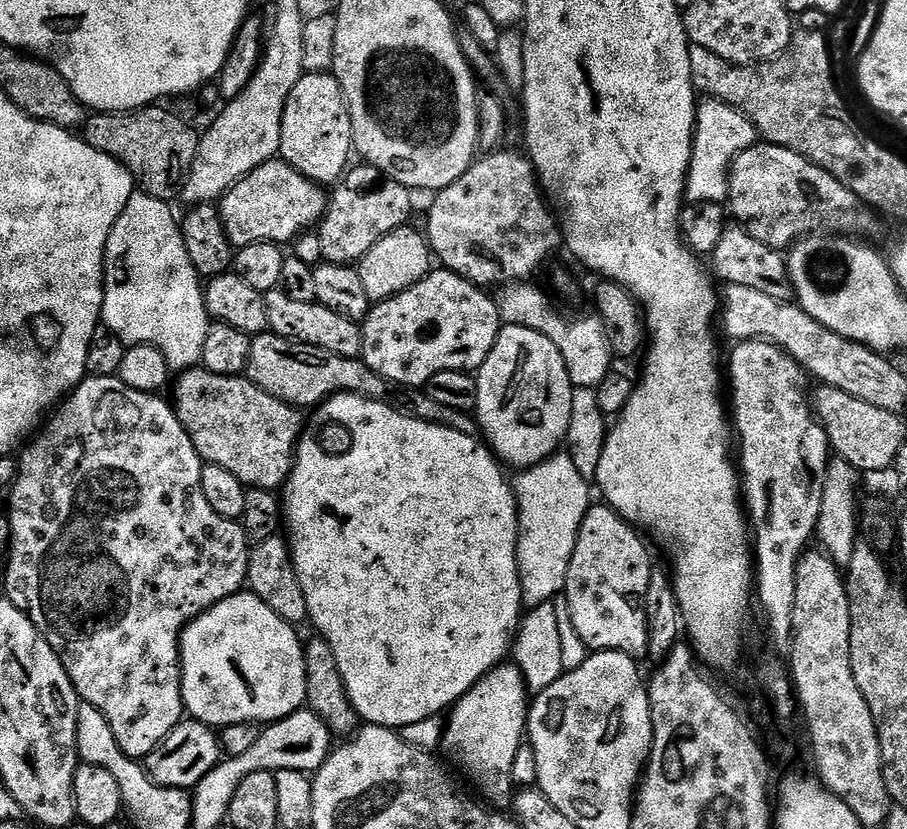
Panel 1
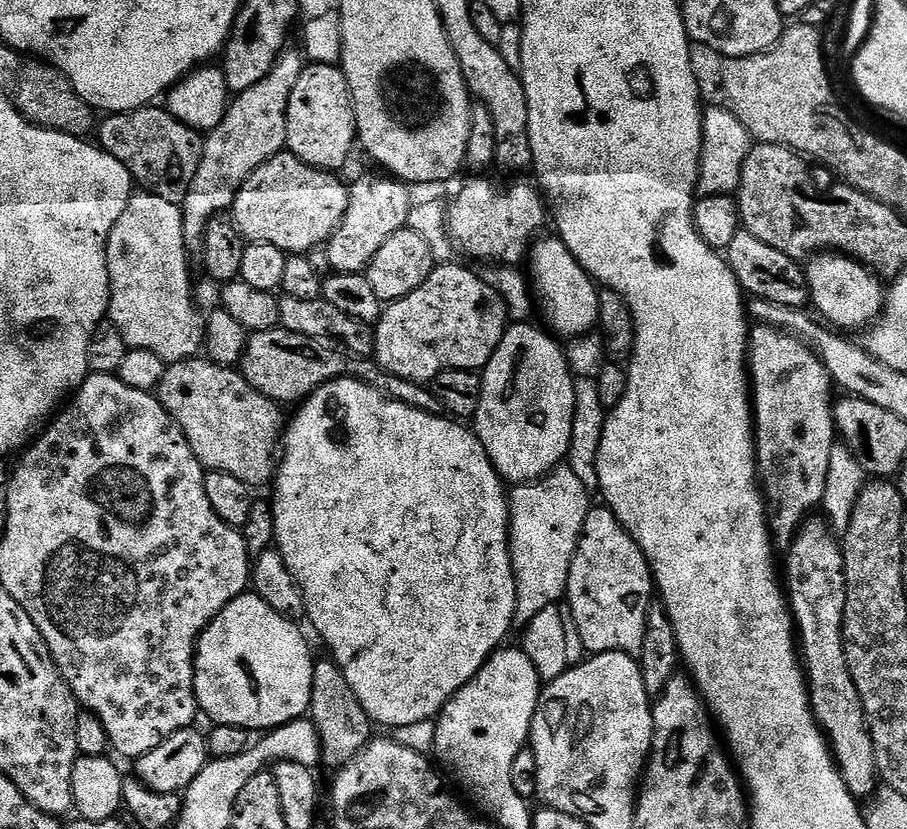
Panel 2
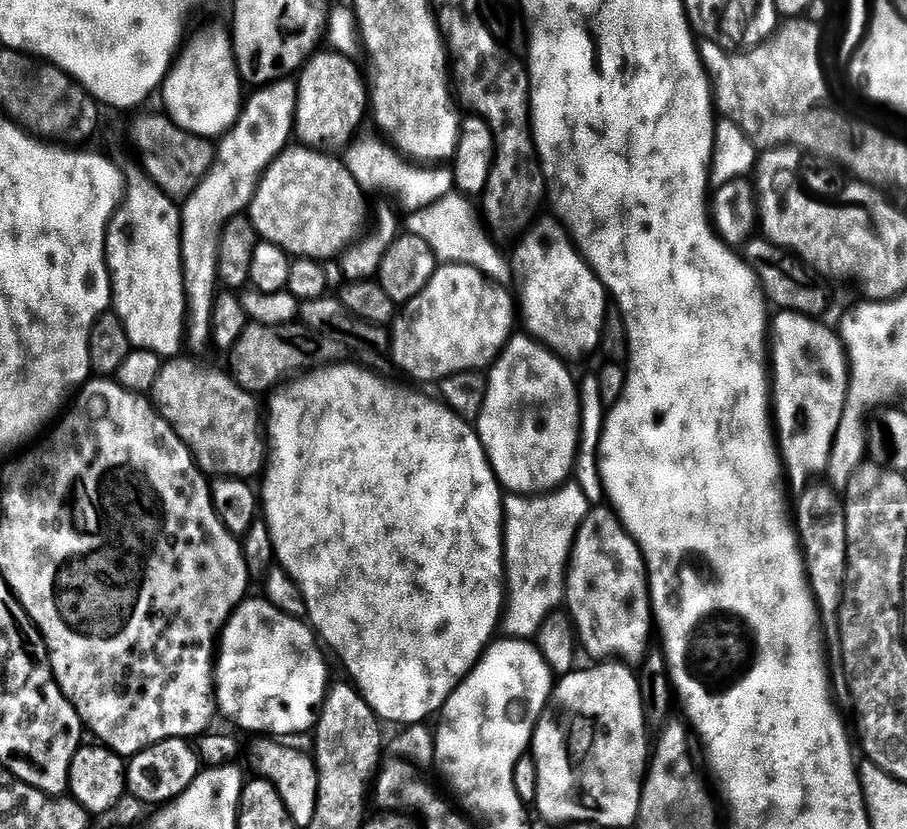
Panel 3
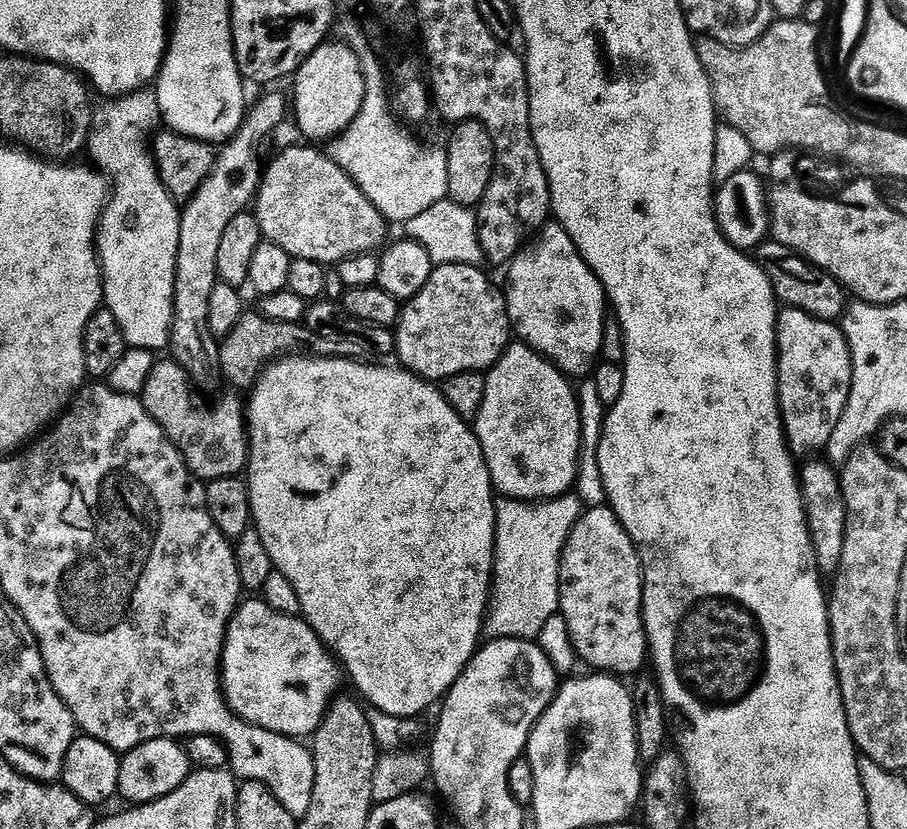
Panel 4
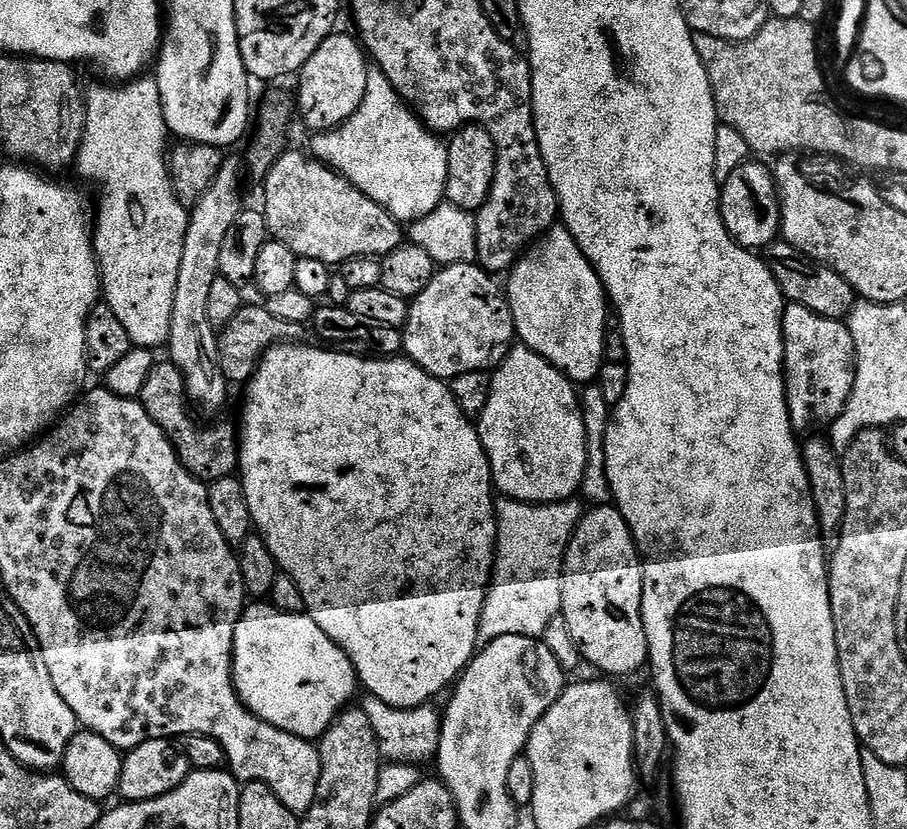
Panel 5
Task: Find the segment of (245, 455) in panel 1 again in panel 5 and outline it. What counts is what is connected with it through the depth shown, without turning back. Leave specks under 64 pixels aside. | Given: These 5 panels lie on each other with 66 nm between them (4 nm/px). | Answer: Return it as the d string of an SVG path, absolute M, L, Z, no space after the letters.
M171 362L163 363L153 363L150 375L146 377L146 386L142 386L138 397L140 405L150 418L154 418L154 422L158 422L170 446L174 446L182 466L194 479L211 482L233 475L240 463L237 429L233 425L231 428L228 424L216 424L220 422L209 423L212 424L209 428L199 428L197 417L190 411L188 395L184 393L182 374Z

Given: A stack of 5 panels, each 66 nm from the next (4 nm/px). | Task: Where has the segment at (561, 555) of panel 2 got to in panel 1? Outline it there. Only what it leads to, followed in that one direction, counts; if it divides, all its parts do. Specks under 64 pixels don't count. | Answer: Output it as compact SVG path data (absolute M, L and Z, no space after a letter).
M567 454L549 456L541 464L523 469L517 476L520 477L514 480L514 491L520 537L516 557L522 598L525 609L529 610L553 602L563 593L578 530L590 507L590 484L582 478L582 474L578 474L578 466L574 466L571 456Z

